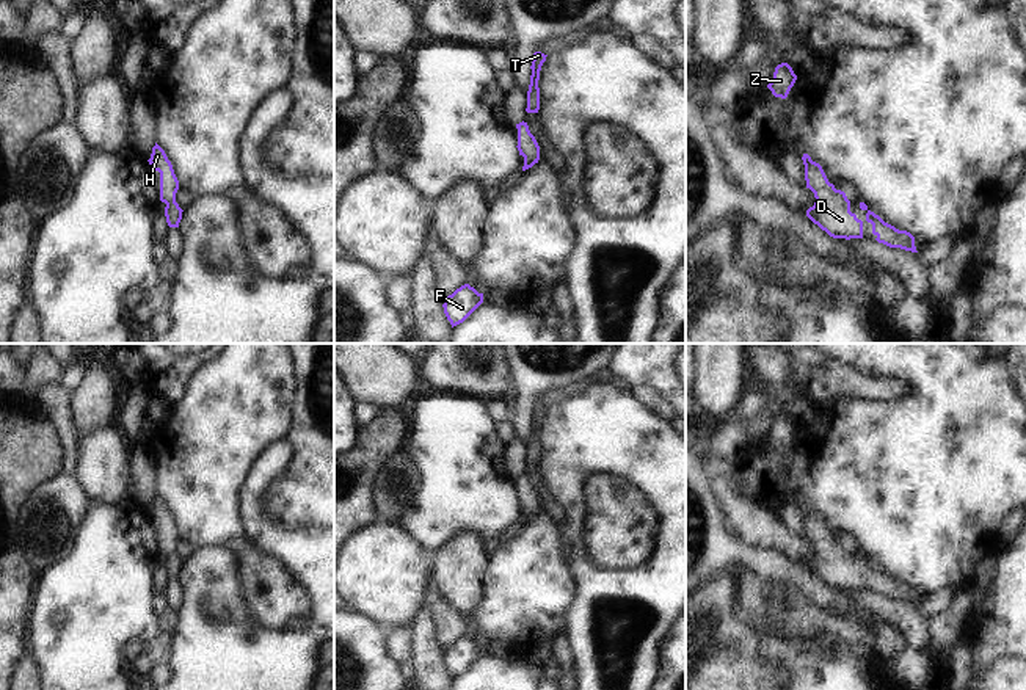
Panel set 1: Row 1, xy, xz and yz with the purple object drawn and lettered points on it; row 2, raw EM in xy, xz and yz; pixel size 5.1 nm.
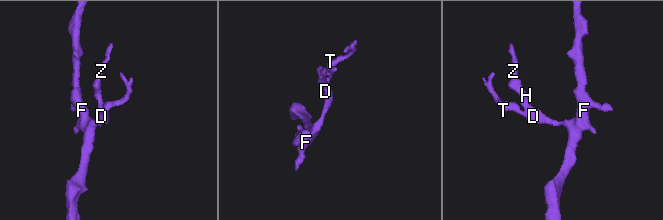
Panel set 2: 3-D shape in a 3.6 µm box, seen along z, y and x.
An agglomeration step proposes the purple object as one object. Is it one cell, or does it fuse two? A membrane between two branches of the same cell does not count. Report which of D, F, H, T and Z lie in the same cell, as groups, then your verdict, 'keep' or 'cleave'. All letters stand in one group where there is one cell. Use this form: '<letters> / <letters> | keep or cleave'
D F H T Z | keep

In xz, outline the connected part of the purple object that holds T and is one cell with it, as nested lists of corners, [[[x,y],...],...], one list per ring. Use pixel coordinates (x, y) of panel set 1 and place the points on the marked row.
[[[535,52],[533,53],[533,60],[532,60],[532,75],[530,75],[530,85],[529,85],[529,91],[527,91],[527,113],[538,113],[540,110],[540,88],[538,88],[538,80],[540,80],[540,71],[543,63],[546,61],[544,53],[541,52]]]

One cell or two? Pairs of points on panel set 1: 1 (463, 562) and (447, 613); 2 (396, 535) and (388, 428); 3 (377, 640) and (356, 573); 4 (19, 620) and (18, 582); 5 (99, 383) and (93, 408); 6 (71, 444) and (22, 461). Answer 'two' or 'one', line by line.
1: two
2: two
3: two
4: one
5: one
6: two

